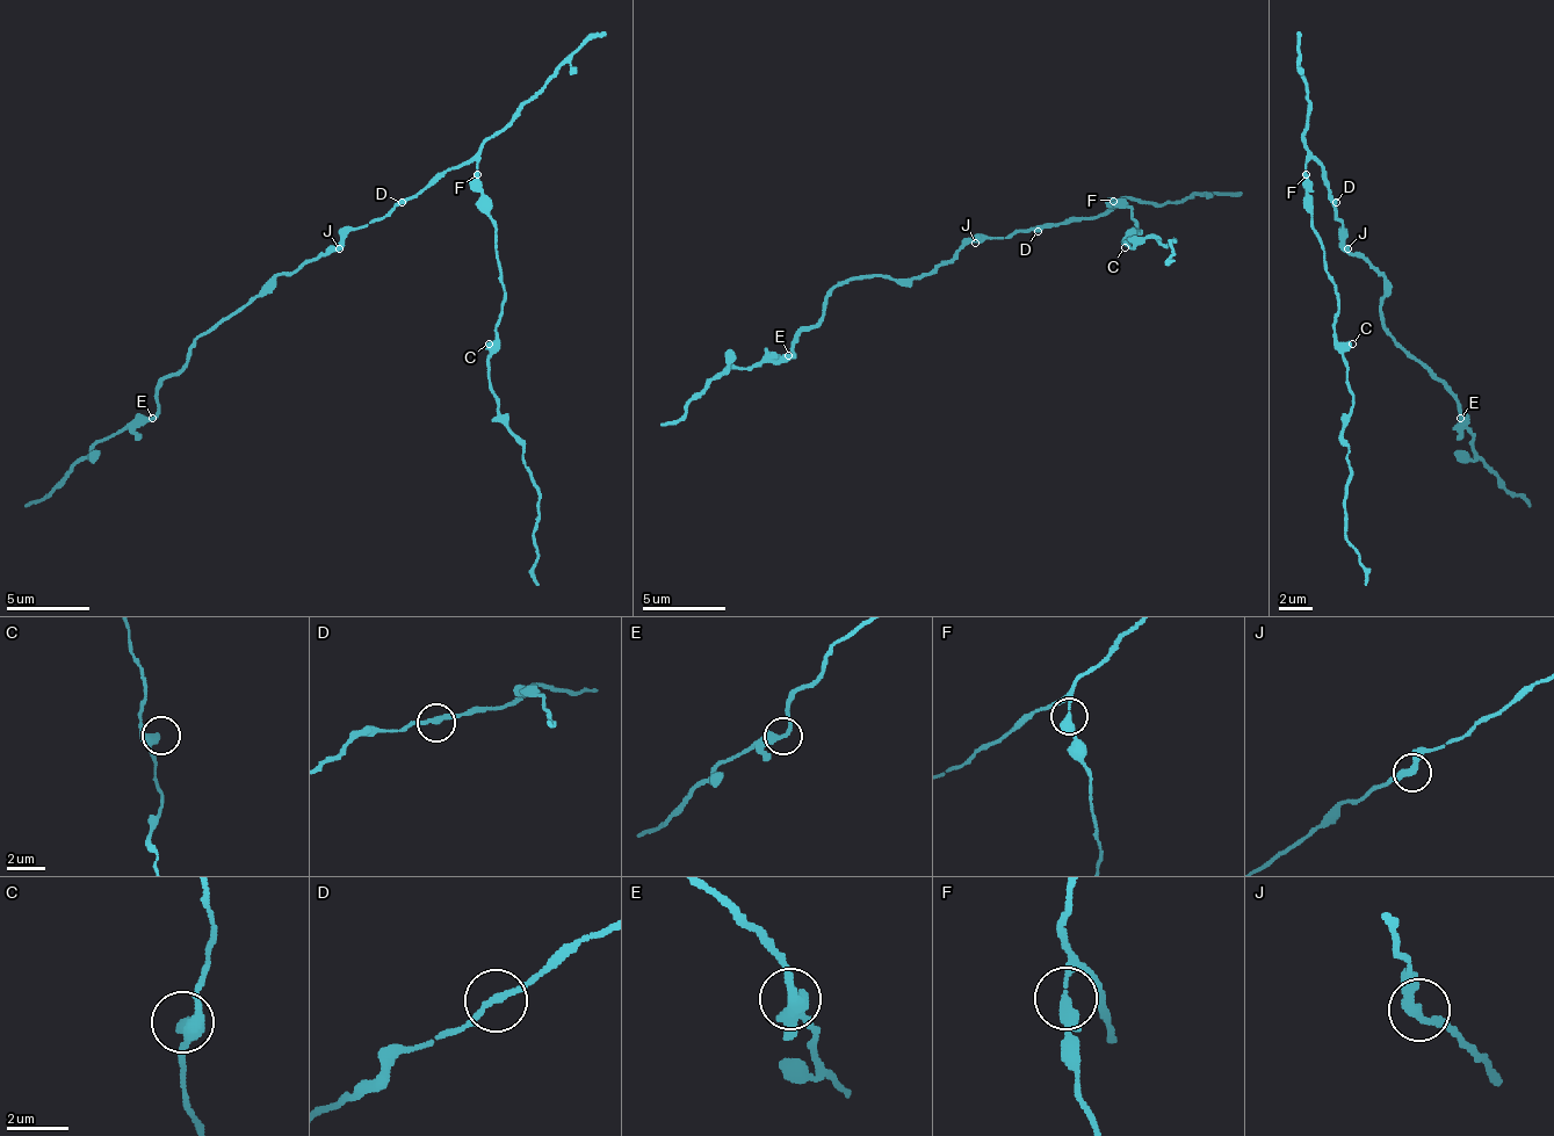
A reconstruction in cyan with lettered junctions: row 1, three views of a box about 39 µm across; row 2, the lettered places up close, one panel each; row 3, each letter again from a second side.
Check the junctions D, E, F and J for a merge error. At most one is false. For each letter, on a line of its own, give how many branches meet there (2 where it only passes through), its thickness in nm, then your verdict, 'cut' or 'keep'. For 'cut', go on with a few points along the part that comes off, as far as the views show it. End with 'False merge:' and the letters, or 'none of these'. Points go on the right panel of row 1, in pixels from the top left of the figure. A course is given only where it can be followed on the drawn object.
D: branches 2; calibre 220 nm; keep
E: branches 2; calibre 300 nm; keep
F: branches 2; calibre 360 nm; cut; course (1307, 173), (1307, 211), (1336, 286), (1336, 347), (1344, 356), (1347, 389), (1344, 530), (1360, 559), (1365, 584)
J: branches 2; calibre 360 nm; keep
False merge: F

